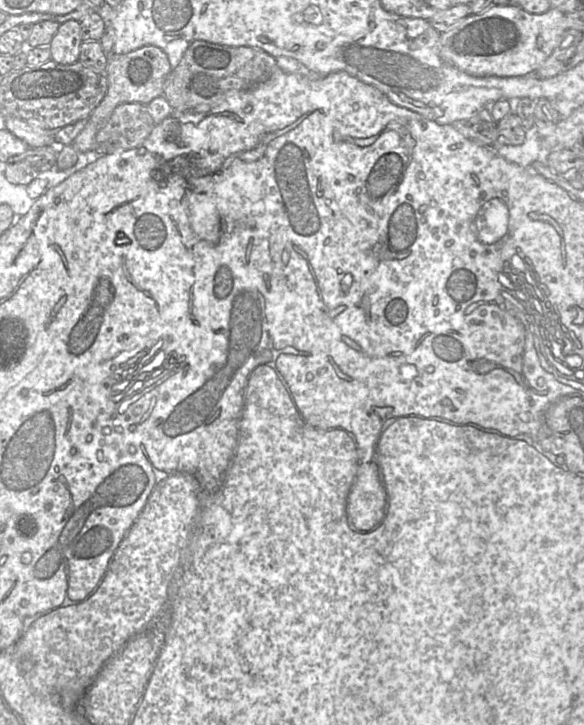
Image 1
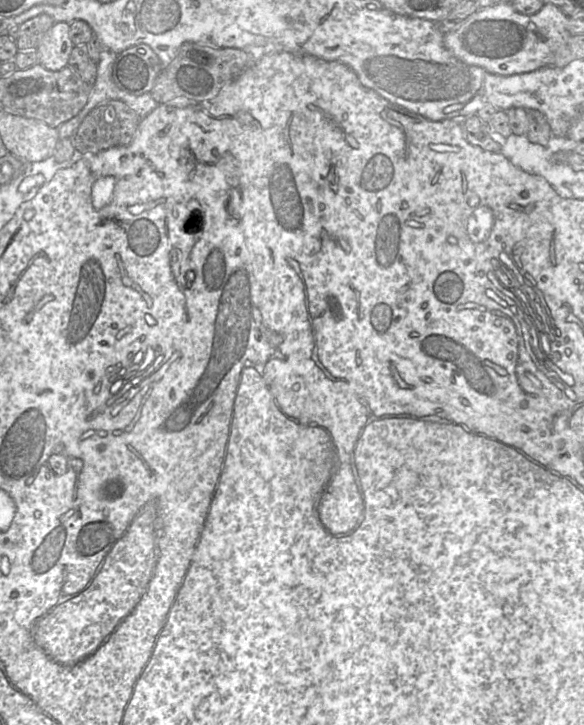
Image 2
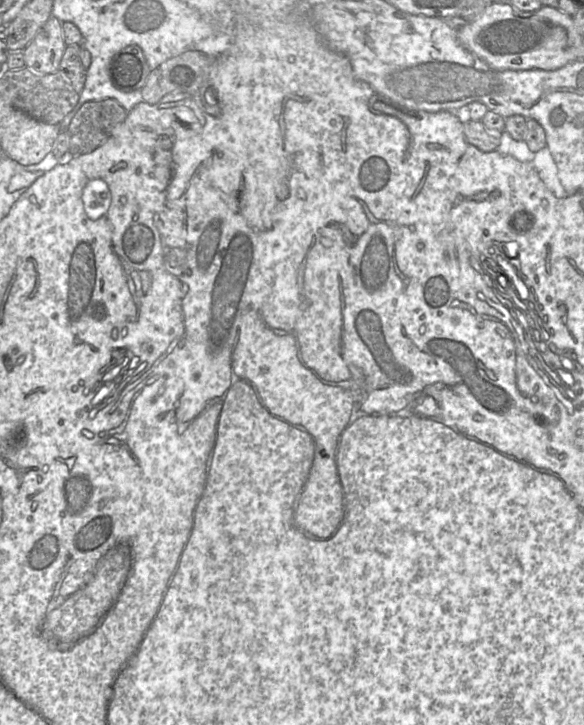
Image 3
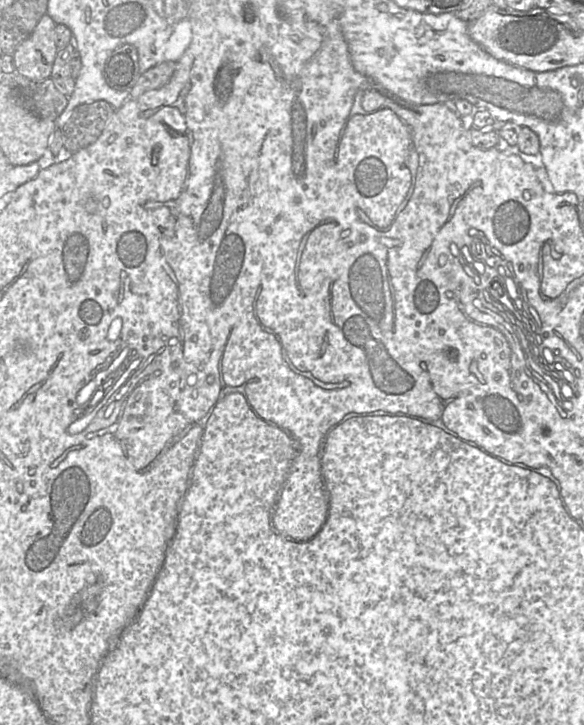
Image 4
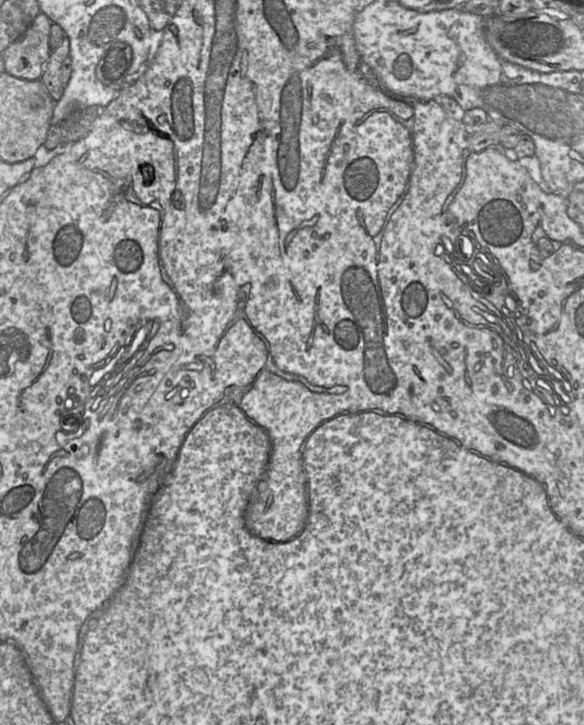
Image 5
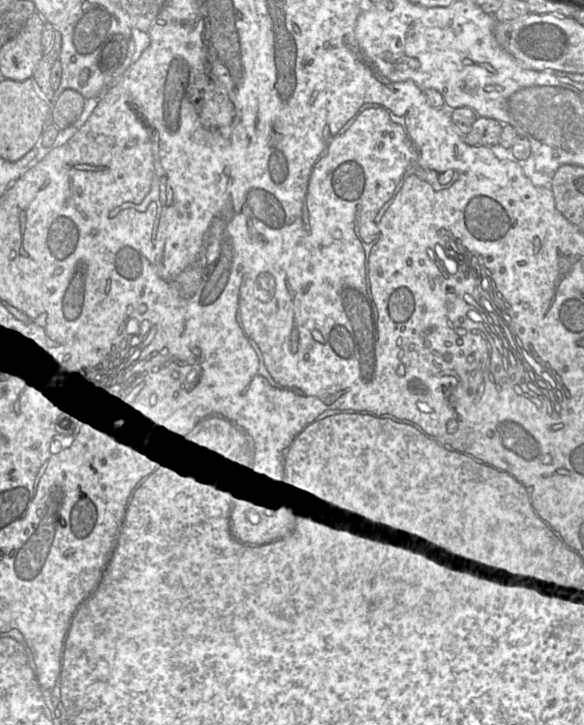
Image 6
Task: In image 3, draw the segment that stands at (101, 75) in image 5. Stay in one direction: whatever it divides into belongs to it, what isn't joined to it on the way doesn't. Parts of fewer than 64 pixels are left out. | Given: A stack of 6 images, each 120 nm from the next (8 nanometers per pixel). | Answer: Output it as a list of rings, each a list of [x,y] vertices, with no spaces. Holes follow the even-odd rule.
[[[136,44],[121,49],[109,64],[111,82],[121,92],[141,90],[150,72],[143,51]]]

